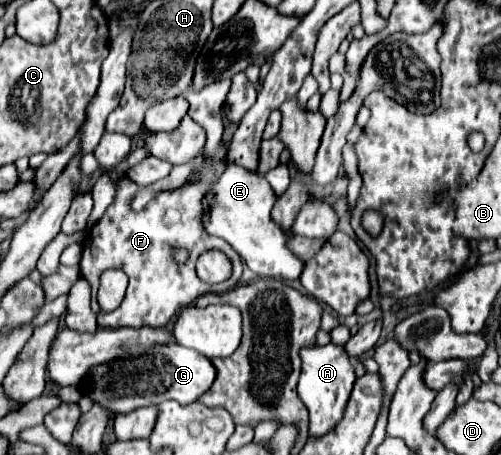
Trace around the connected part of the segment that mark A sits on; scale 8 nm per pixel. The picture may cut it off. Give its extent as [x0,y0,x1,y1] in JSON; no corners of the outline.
[297,343,355,437]

